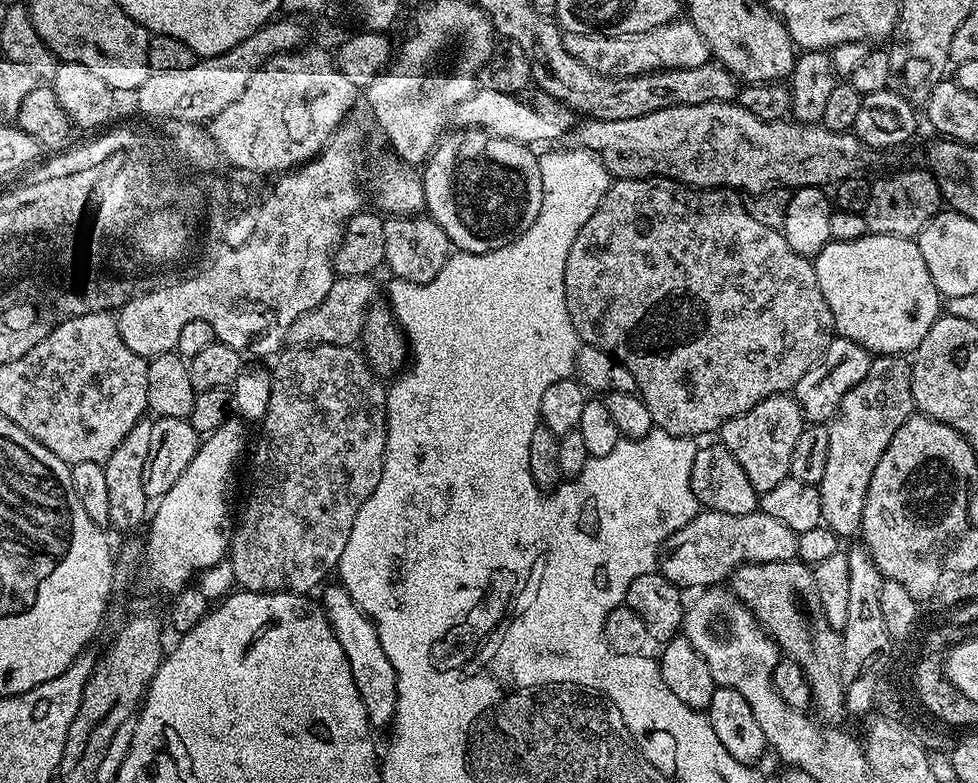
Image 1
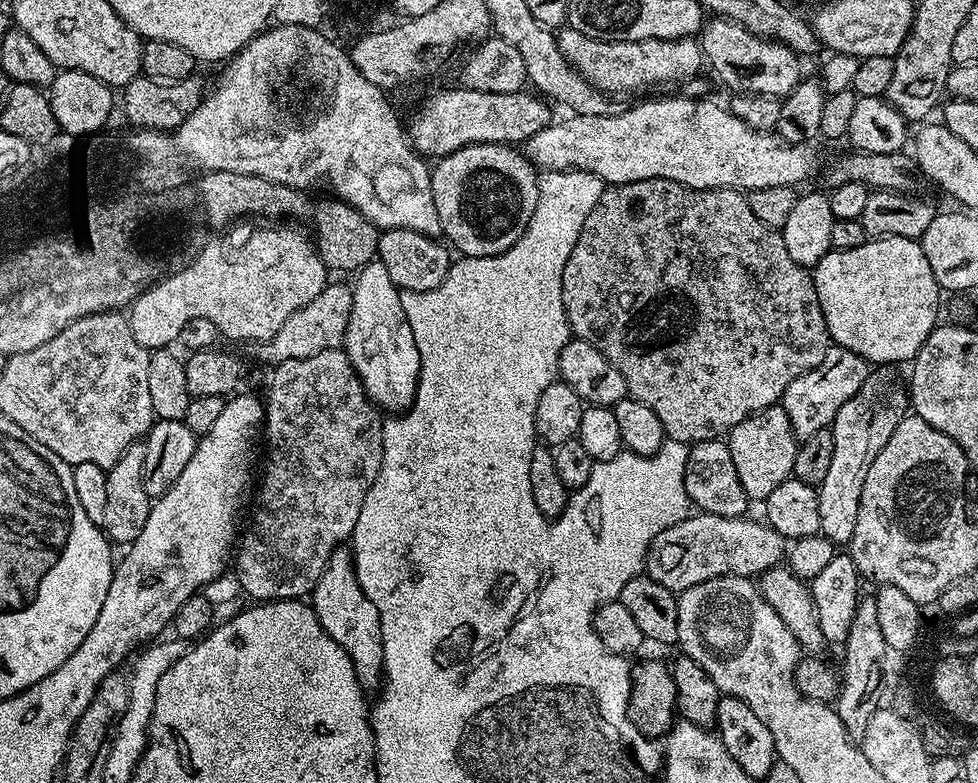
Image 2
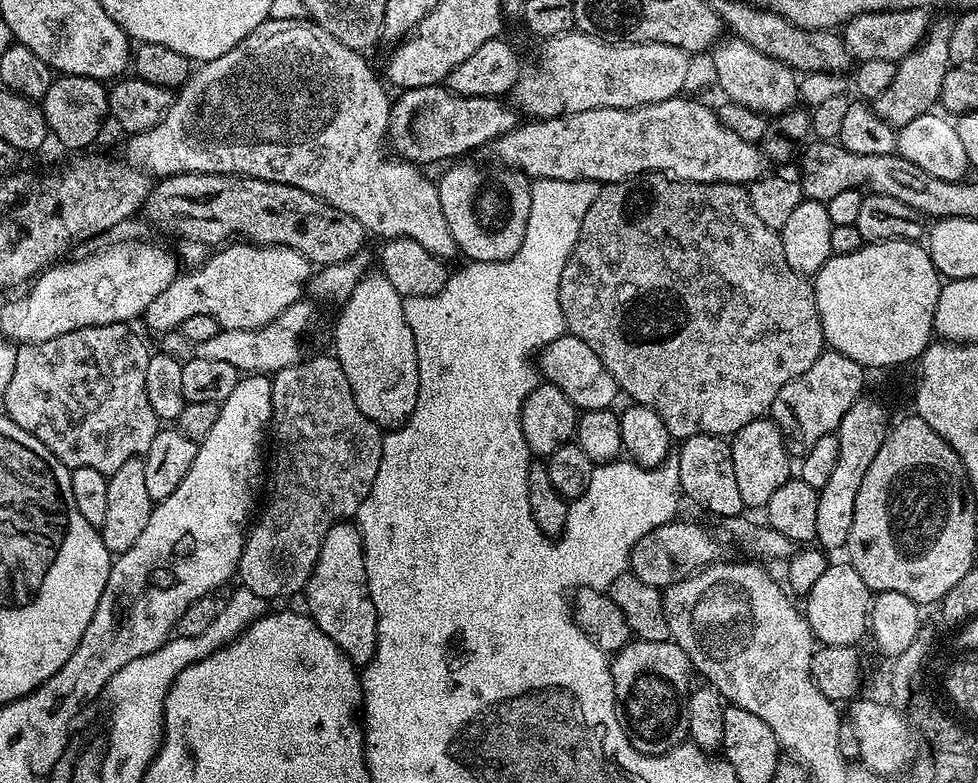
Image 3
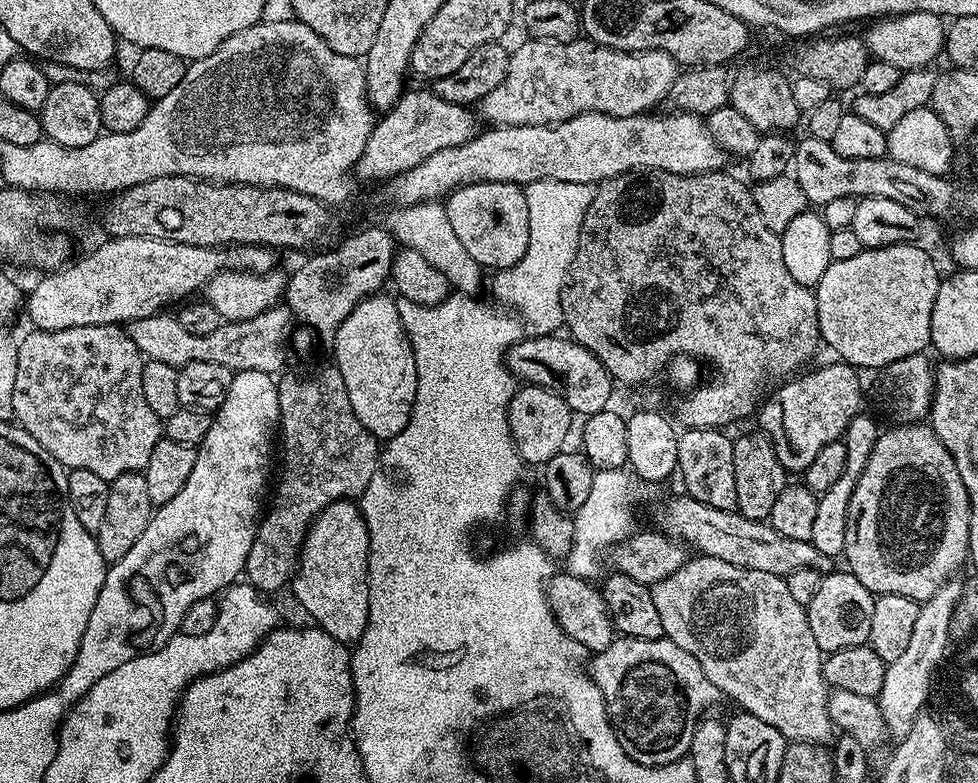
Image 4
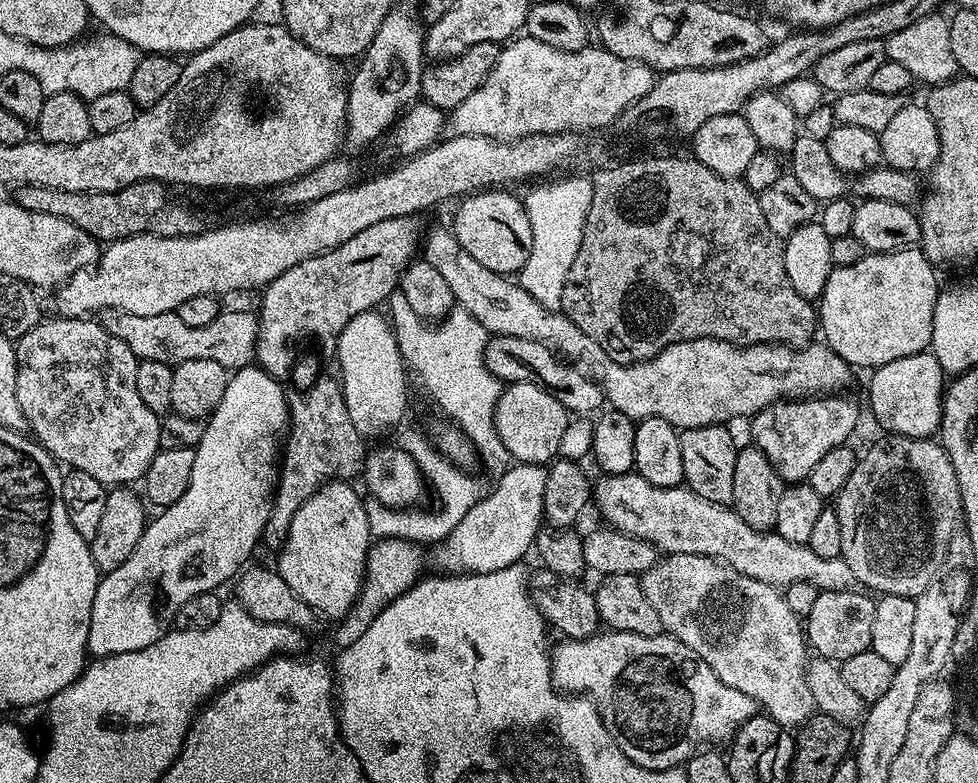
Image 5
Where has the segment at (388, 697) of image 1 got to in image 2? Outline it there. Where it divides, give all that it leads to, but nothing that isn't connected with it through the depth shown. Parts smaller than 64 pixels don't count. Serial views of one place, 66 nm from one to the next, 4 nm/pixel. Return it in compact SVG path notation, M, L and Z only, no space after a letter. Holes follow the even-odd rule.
M341 546L332 552L332 557L322 570L322 578L318 578L318 582L312 587L310 603L316 611L322 630L326 630L326 634L330 634L330 638L334 638L334 642L338 642L342 650L346 650L350 662L354 662L354 674L365 693L375 693L384 683L382 622L378 606L370 602L358 582L352 554L347 547Z

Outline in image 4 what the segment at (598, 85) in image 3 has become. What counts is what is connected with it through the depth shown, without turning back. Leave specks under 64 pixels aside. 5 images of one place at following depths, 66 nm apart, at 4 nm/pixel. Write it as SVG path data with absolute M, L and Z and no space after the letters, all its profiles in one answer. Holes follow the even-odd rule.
M531 38L525 39L525 44L520 44L515 49L511 49L508 58L508 69L502 78L502 82L498 86L494 86L494 90L490 90L483 99L479 101L478 112L479 115L489 121L492 126L503 126L506 124L513 124L514 126L542 126L543 124L557 124L563 120L568 120L571 116L577 116L583 112L605 112L611 116L639 116L647 113L654 104L662 101L667 97L669 90L672 88L672 83L676 80L678 75L678 65L676 59L670 54L659 52L653 48L648 48L644 52L624 52L621 48L607 48L601 44L594 43L593 40L587 38L577 38L575 40L567 40L566 43L558 42L557 40L533 40Z

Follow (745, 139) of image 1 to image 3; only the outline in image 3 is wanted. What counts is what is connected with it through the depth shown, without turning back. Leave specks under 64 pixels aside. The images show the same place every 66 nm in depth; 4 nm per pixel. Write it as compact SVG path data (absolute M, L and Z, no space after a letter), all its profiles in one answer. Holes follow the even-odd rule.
M673 98L663 100L657 104L647 104L641 108L595 108L594 110L582 110L569 116L552 116L549 120L533 119L531 122L522 122L514 130L502 134L499 138L492 141L490 151L497 156L499 163L505 168L514 168L518 172L532 180L594 180L601 185L613 184L619 180L630 180L634 176L645 174L663 174L671 176L674 180L689 180L699 184L738 184L747 186L753 180L765 175L766 161L759 147L756 144L746 142L734 134L734 130L726 130L726 126L720 124L720 117L715 111L712 112L704 104L699 104L696 100L684 100L685 98Z

